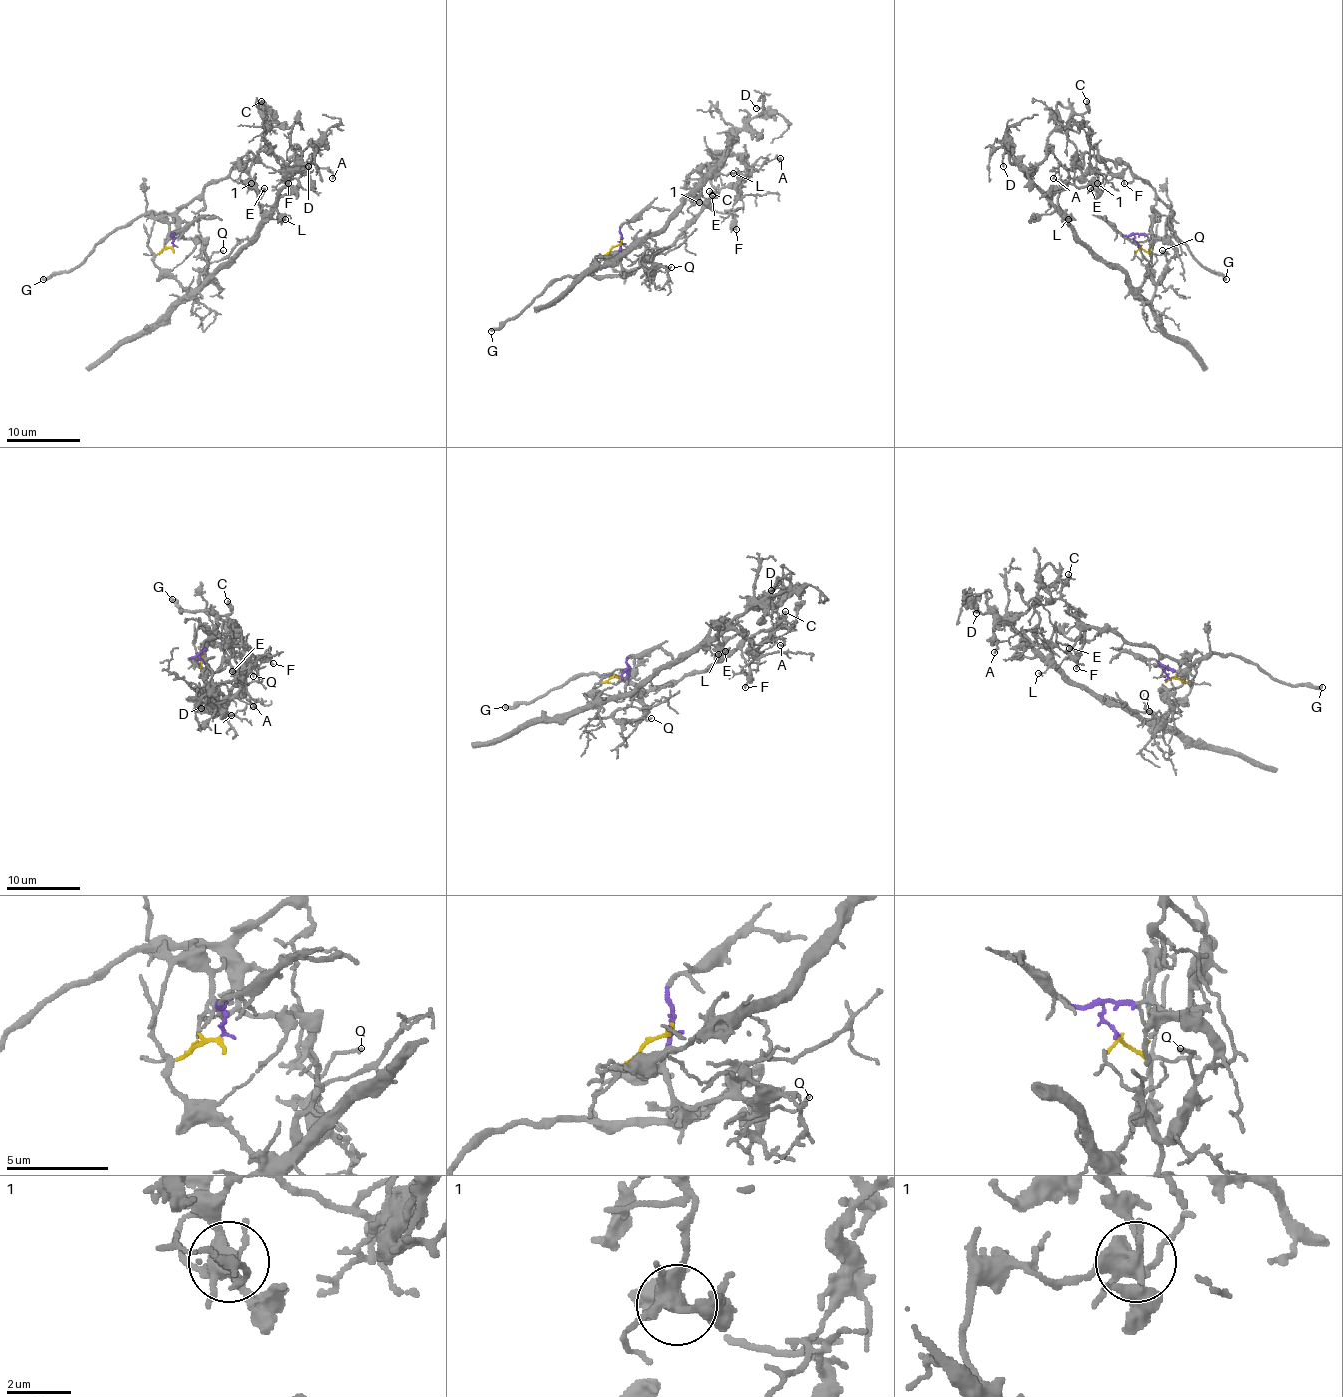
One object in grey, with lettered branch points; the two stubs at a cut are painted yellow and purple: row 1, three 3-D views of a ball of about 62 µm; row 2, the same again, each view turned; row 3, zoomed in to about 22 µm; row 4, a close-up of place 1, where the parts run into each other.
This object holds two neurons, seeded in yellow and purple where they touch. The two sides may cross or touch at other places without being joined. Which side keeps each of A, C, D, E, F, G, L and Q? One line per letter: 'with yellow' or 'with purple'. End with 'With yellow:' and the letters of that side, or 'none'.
A: with yellow
C: with purple
D: with yellow
E: with purple
F: with purple
G: with purple
L: with yellow
Q: with yellow
With yellow: A, D, L, Q

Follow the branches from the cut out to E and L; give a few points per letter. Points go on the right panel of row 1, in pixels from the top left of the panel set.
E: (1139, 246), (1136, 237), (1165, 235), (1171, 213), (1156, 191), (1126, 165), (1091, 158), (1090, 187)
L: (1139, 246), (1150, 256), (1150, 268), (1136, 289), (1119, 268), (1106, 265), (1077, 235), (1067, 219)

